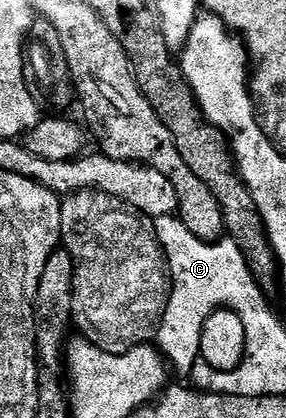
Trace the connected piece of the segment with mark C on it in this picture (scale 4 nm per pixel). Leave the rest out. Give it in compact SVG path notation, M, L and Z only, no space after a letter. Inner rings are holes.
M175 214L163 215L154 220L156 236L160 242L160 248L164 251L164 258L168 264L170 276L170 294L168 296L168 308L164 311L164 318L160 320L158 328L159 350L165 360L173 368L184 374L184 377L191 376L192 370L198 365L200 359L200 342L202 341L202 329L206 321L214 312L227 309L238 313L242 321L250 321L253 317L260 317L265 314L268 303L265 292L262 290L252 270L248 267L248 258L242 253L240 246L230 237L221 237L215 241L200 239Z

